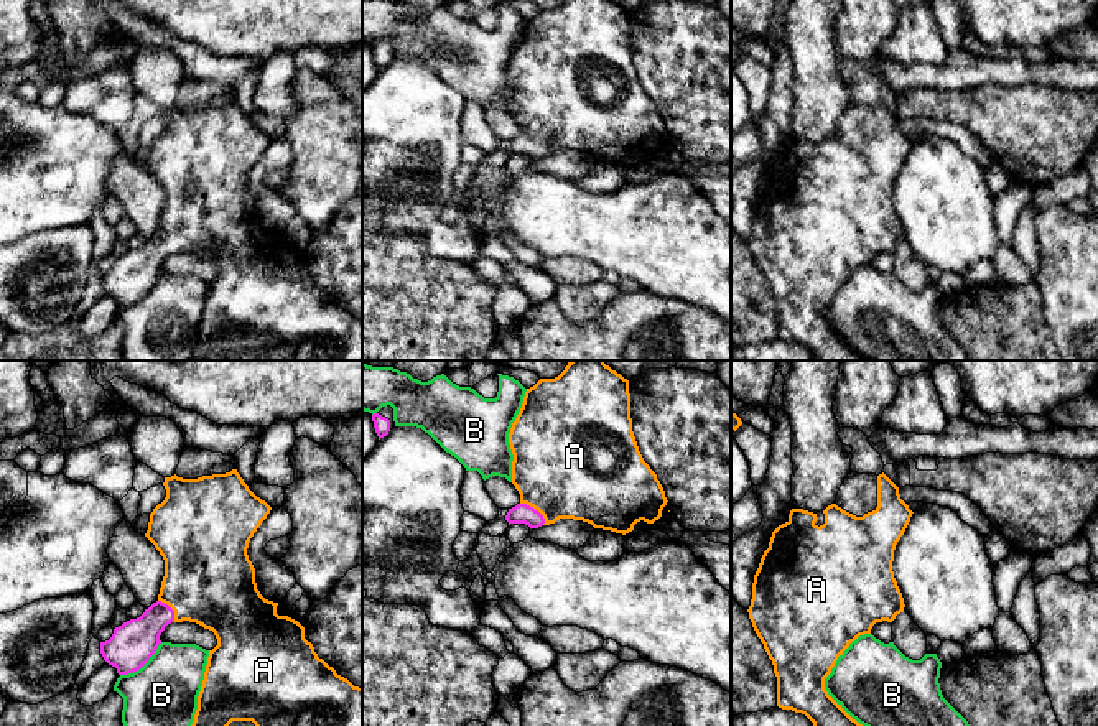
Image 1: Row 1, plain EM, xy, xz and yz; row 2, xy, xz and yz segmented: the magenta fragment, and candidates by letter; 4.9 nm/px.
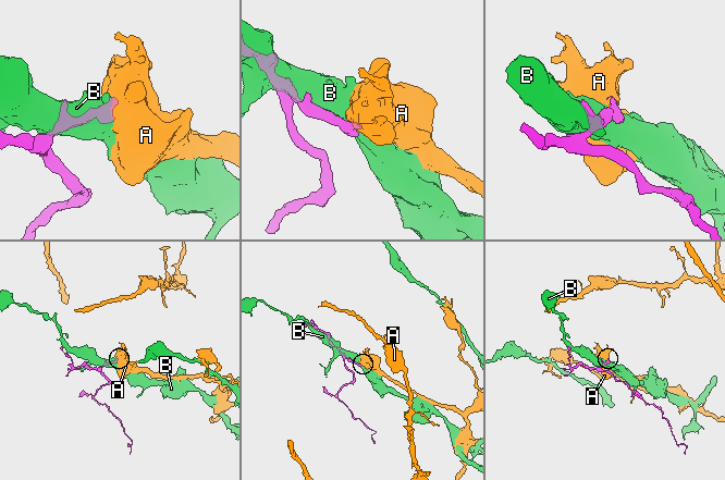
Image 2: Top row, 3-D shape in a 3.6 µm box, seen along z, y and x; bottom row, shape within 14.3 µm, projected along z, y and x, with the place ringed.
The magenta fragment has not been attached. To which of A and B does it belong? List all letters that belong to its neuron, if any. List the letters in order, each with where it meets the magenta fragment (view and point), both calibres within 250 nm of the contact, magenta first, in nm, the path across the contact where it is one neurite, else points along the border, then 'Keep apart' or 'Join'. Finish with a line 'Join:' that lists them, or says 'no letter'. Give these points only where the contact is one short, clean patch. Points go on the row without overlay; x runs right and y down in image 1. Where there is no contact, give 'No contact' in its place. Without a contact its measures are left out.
A: Touches magenta at xz (534, 140). Thickness 100 nm (magenta) against 480 nm. Path across: xz (521, 145), (534, 140), (563, 99). Join
B: Touches magenta at xy (142, 297). Thickness 220 nm (magenta) against 360 nm. Keep apart
Join: A

